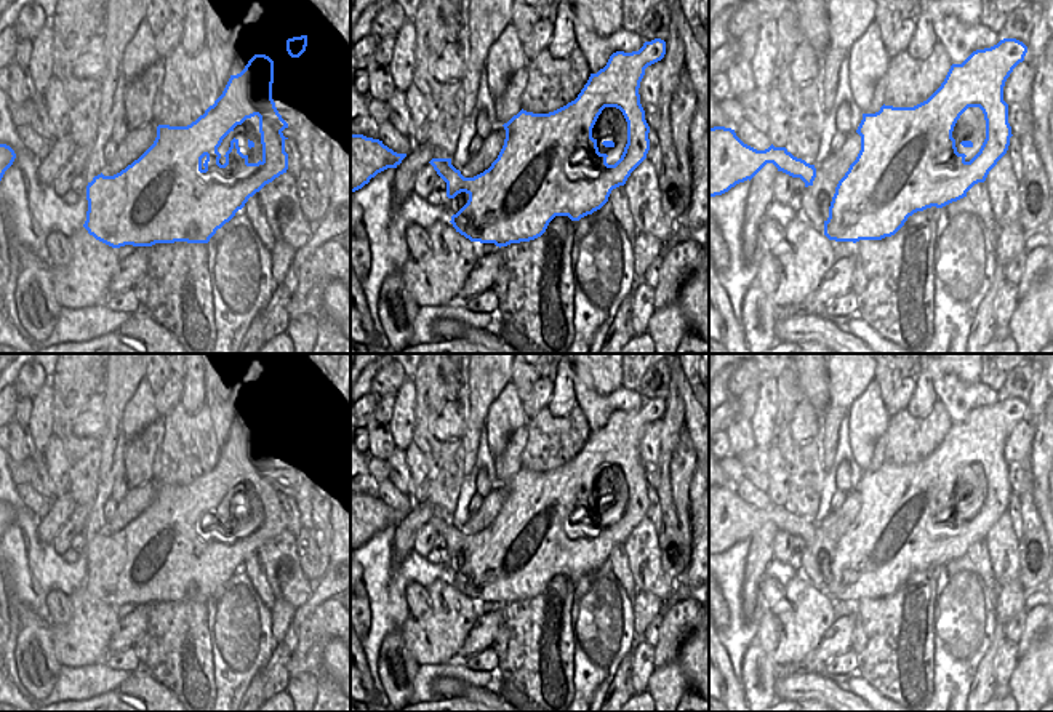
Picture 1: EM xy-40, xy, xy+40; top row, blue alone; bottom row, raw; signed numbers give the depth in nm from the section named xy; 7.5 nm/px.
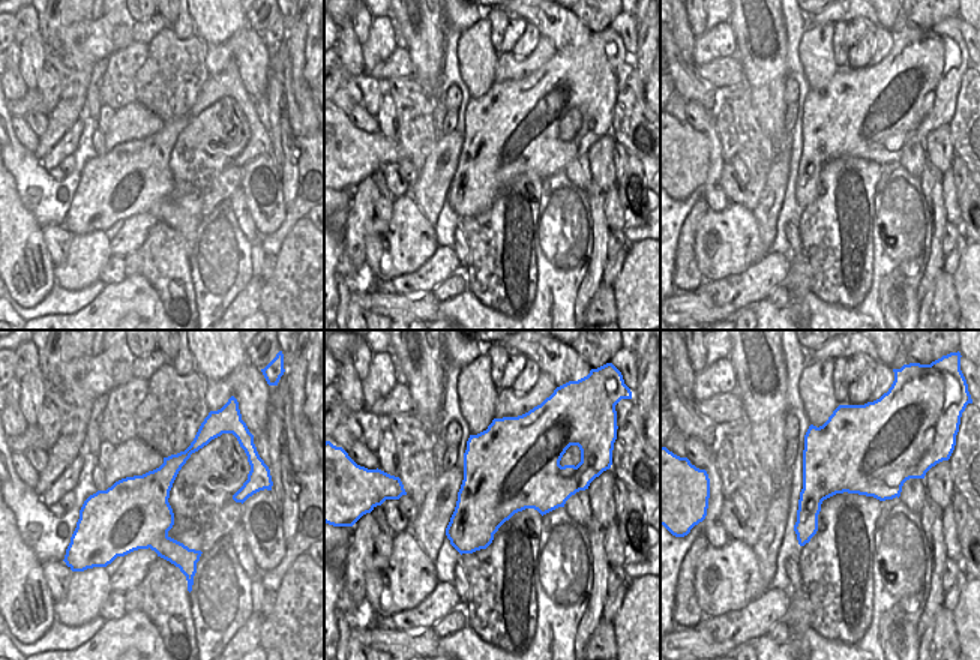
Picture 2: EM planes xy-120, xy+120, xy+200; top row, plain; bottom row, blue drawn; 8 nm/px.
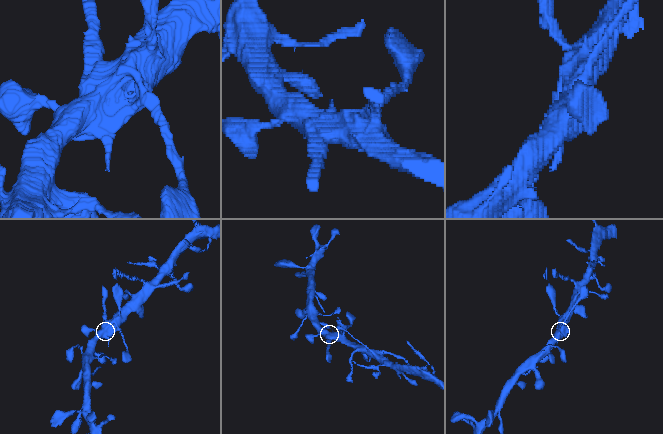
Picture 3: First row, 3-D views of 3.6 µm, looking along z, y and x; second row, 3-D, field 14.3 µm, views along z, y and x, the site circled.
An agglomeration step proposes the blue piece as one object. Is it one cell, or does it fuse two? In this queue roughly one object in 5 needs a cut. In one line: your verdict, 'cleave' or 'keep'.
keep

